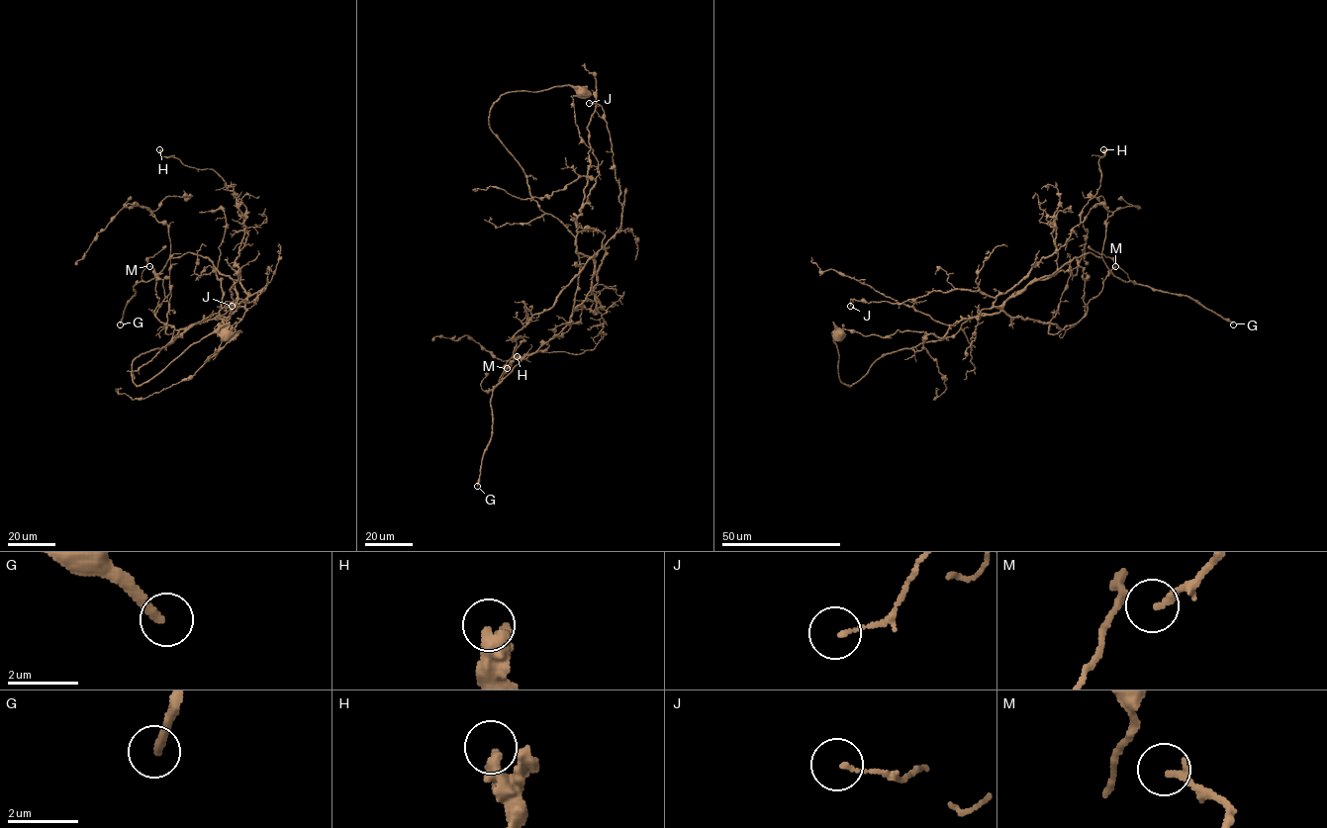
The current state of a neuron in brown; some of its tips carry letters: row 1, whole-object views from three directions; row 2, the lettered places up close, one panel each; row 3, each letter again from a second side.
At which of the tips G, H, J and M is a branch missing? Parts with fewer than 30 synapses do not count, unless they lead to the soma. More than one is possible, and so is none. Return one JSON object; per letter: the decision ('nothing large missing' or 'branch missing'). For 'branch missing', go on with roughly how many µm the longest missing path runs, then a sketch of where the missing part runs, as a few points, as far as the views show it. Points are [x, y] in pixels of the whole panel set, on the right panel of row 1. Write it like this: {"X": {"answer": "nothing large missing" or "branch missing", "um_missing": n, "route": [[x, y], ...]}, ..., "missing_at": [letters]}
{"G": {"answer": "branch missing", "um_missing": 400}, "H": {"answer": "nothing large missing"}, "J": {"answer": "nothing large missing"}, "M": {"answer": "nothing large missing"}, "missing_at": ["G"]}

